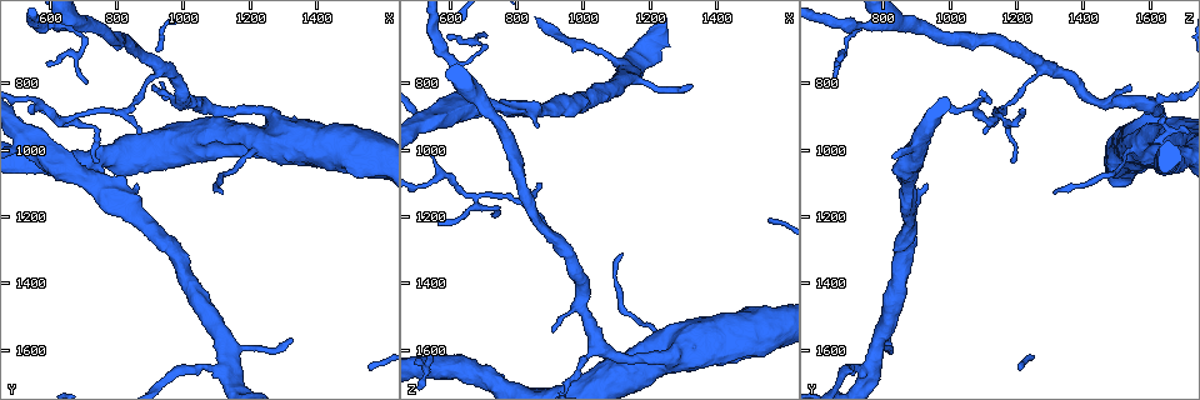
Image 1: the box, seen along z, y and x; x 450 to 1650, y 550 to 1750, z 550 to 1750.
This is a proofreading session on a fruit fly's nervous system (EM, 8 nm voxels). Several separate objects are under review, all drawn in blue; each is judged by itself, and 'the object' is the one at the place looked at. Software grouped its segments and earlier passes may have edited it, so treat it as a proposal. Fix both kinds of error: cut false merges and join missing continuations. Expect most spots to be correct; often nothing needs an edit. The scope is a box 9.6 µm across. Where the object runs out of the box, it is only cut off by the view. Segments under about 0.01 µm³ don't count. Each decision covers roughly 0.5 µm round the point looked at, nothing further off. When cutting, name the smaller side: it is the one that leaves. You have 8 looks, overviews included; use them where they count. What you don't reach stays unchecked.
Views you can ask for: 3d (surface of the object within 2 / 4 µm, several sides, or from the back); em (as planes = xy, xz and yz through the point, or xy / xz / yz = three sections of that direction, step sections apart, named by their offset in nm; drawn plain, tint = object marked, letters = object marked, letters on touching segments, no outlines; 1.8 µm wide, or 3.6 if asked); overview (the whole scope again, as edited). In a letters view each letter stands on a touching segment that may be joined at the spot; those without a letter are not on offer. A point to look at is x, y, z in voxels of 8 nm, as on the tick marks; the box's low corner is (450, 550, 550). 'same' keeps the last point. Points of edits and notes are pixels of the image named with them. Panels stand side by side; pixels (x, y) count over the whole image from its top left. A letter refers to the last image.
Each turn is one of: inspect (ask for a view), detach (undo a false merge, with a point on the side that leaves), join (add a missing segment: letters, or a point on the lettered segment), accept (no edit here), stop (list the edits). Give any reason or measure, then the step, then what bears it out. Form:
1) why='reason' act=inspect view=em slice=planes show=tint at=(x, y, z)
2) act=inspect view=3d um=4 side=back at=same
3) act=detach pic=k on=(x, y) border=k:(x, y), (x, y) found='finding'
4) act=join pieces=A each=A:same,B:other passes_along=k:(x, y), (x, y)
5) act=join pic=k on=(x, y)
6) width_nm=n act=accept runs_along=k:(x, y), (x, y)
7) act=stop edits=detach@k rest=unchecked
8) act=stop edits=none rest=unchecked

why='three arms meet' act=inspect view=em slice=yz step=16 show=tint at=(920, 750, 1280)

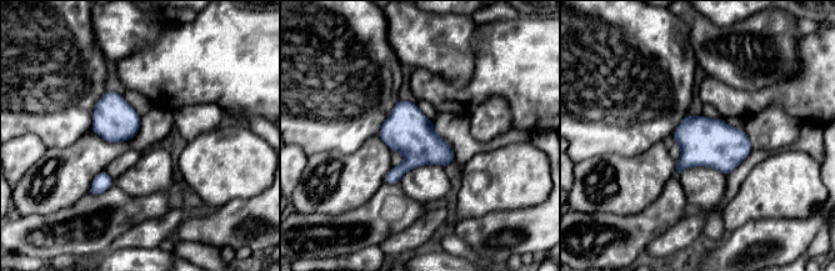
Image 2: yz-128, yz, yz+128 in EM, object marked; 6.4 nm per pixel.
act=inspect view=em slice=planes show=tint at=same

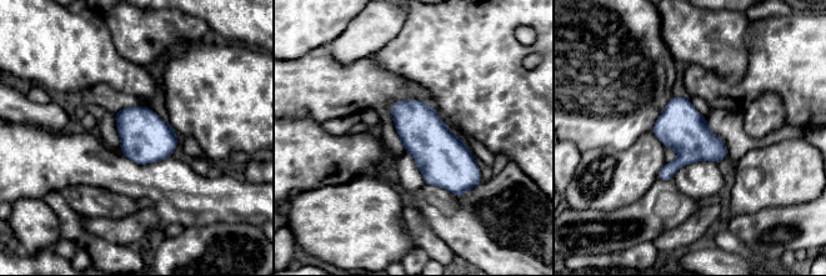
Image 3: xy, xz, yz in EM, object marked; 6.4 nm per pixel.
why='see the neighbours' act=inspect view=em slice=planes show=letters at=same

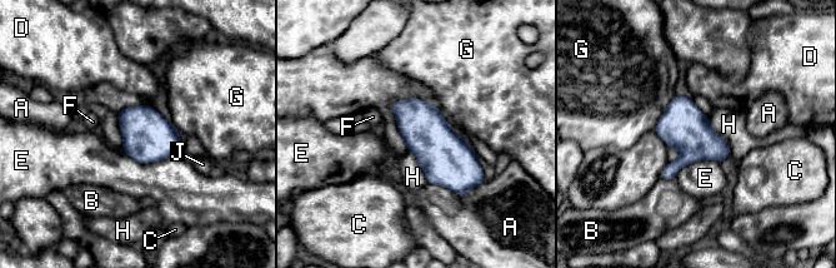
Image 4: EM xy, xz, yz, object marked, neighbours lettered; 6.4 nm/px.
act=accept each=A:other,B:other,C:other,D:other,E:other,F:other,G:other,H:other,J:other border=4:(709, 119), (731, 153) found='continuous, no second cell'

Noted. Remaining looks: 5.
act=inspect view=em um=3.6 slice=planes show=letters at=(570, 990, 890)

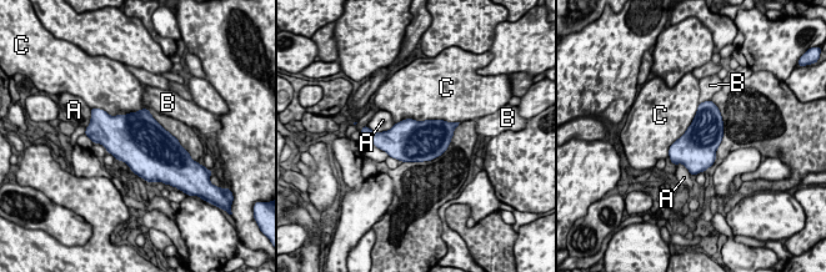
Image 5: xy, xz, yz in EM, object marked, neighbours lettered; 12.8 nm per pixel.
act=accept each=A:other,B:other,C:other border=5:(457, 121), (403, 119), (395, 124) found='continuous, no second cell'

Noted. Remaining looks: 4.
why='an open end' act=inspect view=em slice=yz step=16 show=letters at=(870, 1110, 940)

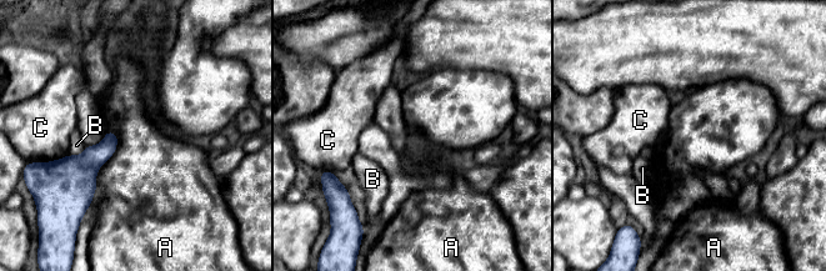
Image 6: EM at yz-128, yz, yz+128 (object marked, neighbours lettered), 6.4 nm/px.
why='another direction' act=inspect view=em slice=planes show=letters at=same

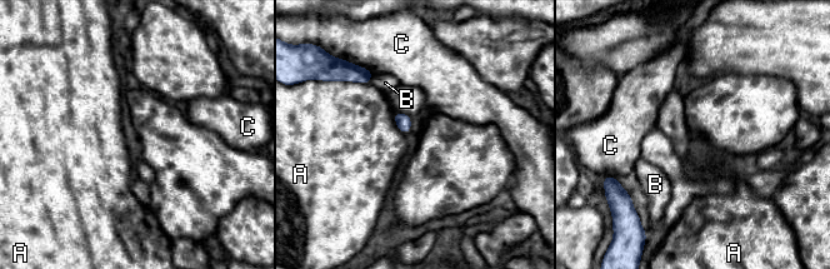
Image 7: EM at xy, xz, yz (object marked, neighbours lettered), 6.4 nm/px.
longest_contact=A:170nm act=accept each=A:other,B:other,C:other found='none of them fits'

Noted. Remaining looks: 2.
why='thick turns thin' act=inspect view=em slice=xy step=8 show=tint at=(1210, 1590, 810)

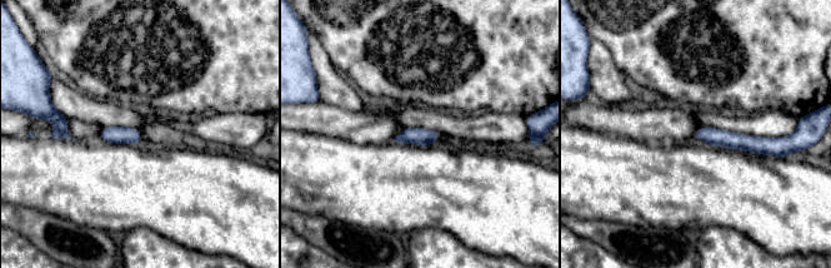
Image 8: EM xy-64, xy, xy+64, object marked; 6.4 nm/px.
why='see the neighbours' act=inspect view=em slice=xy step=8 show=letters at=same

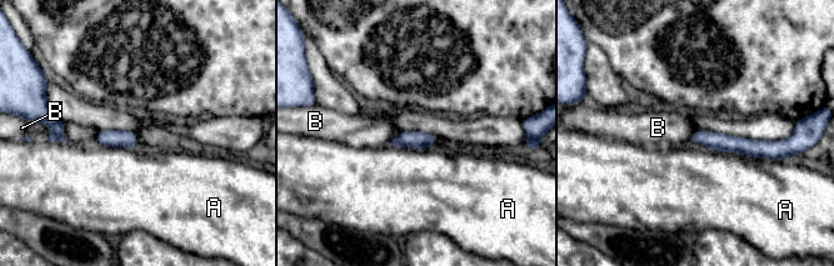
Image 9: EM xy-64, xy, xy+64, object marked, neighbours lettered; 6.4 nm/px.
act=accept each=A:other,B:other border=9:(63, 120), (63, 136), (69, 142) found='all the same cell'

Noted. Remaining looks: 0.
act=stop edits=none rest=unchecked

